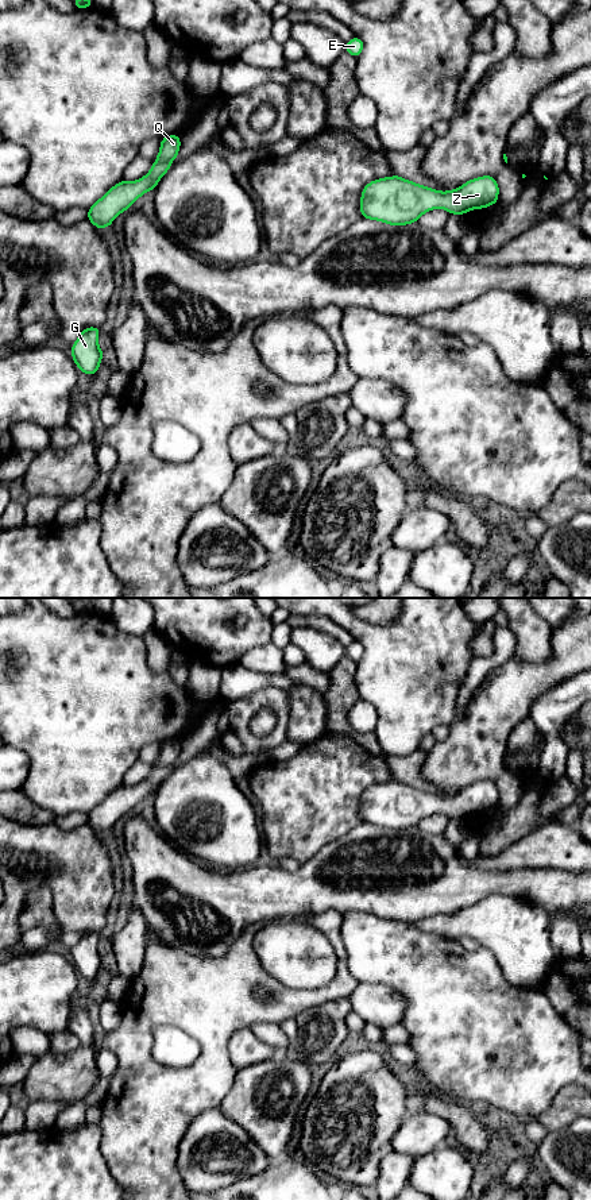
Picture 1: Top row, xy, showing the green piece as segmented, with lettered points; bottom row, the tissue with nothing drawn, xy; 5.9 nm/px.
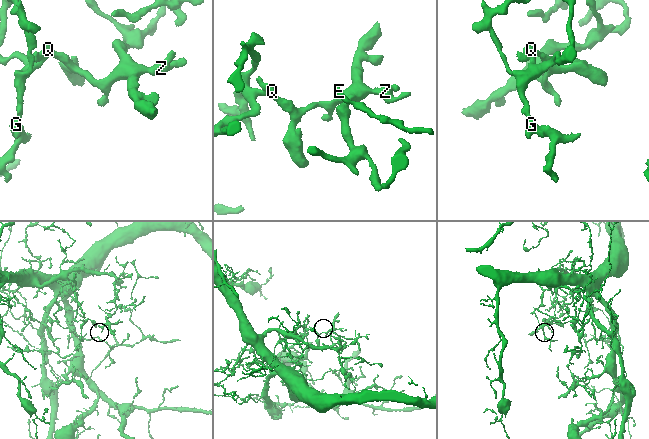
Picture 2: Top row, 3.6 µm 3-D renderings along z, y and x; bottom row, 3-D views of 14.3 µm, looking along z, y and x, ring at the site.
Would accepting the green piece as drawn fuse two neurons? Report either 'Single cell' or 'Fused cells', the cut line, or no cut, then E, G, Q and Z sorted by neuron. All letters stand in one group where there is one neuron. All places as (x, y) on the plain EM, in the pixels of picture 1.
Fused cells. Split along xy (170, 766), (157, 766), (154, 768). Groups: E G / Q Z

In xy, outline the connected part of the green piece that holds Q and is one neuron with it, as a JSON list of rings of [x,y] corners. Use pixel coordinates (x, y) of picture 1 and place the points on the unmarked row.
[[[169,740],[161,744],[161,752],[155,767],[173,767],[179,757],[179,740]]]

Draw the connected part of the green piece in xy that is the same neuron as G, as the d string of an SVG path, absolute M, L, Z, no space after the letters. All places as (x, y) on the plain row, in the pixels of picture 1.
M88 931L81 935L78 944L72 949L72 962L78 975L96 980L103 965L104 957L98 950L100 933Z

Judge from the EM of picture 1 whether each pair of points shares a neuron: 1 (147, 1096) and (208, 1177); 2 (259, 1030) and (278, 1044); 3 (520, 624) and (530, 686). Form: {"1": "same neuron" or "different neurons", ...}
{"1": "different neurons", "2": "same neuron", "3": "different neurons"}

